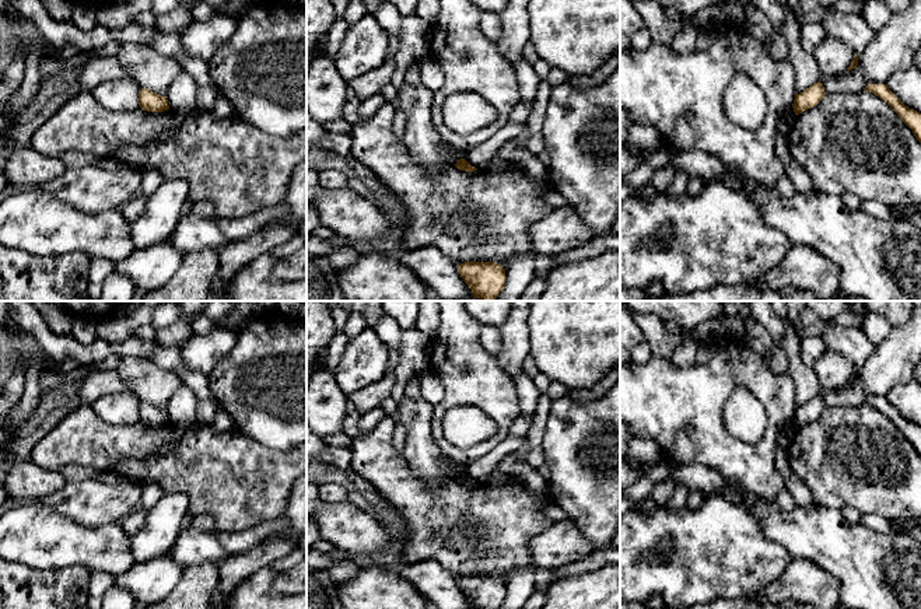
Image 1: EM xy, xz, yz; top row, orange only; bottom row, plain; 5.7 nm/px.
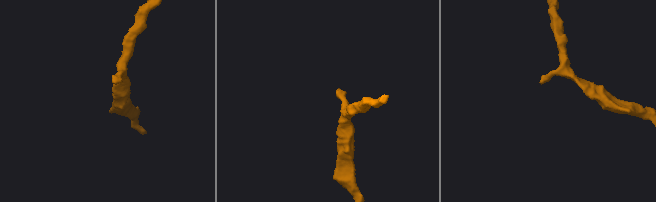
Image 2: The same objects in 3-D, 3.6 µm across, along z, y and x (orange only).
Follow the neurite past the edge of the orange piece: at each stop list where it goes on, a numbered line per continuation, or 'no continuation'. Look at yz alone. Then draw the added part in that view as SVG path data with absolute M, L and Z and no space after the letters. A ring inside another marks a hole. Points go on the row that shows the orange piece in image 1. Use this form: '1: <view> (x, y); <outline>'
no continuation

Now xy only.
no continuation

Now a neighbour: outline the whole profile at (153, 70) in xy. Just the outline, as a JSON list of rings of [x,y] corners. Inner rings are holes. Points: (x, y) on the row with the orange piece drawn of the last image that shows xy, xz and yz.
[[[119,42],[115,57],[132,73],[141,88],[164,97],[169,85],[183,73],[178,60],[146,43]]]

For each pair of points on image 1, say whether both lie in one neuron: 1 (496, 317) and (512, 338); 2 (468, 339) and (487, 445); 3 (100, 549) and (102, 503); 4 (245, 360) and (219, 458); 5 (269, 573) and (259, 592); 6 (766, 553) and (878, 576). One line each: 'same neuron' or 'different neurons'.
1: different neurons
2: same neuron
3: different neurons
4: different neurons
5: same neuron
6: different neurons

